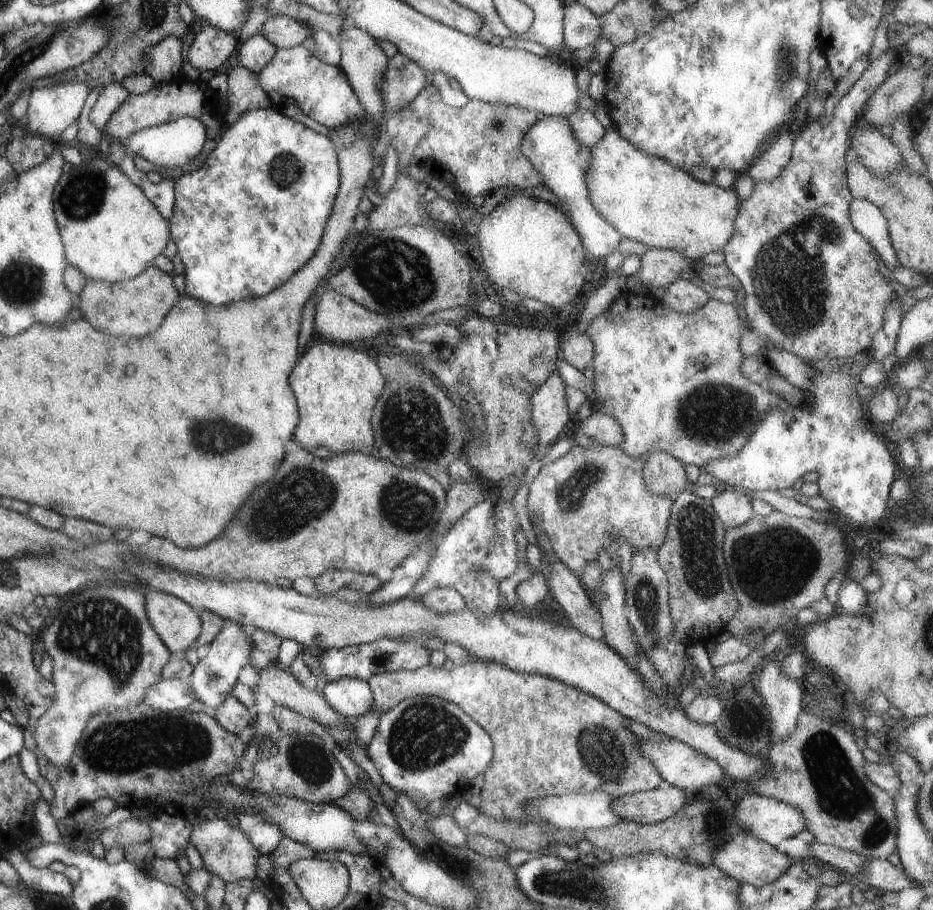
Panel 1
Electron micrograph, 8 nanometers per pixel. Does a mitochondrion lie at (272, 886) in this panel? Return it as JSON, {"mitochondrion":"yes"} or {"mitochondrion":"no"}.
{"mitochondrion":"no"}

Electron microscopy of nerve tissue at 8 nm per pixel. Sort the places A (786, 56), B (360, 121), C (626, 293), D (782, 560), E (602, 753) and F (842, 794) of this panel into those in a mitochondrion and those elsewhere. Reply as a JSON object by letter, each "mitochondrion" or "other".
{"A":"mitochondrion","B":"other","C":"other","D":"mitochondrion","E":"mitochondrion","F":"mitochondrion"}

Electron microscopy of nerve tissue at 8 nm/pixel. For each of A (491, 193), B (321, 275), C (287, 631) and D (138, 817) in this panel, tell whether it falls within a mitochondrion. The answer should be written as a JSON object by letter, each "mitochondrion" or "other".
{"A":"other","B":"other","C":"other","D":"other"}

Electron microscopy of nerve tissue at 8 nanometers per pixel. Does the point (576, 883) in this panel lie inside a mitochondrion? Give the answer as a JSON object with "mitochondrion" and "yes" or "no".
{"mitochondrion":"yes"}

